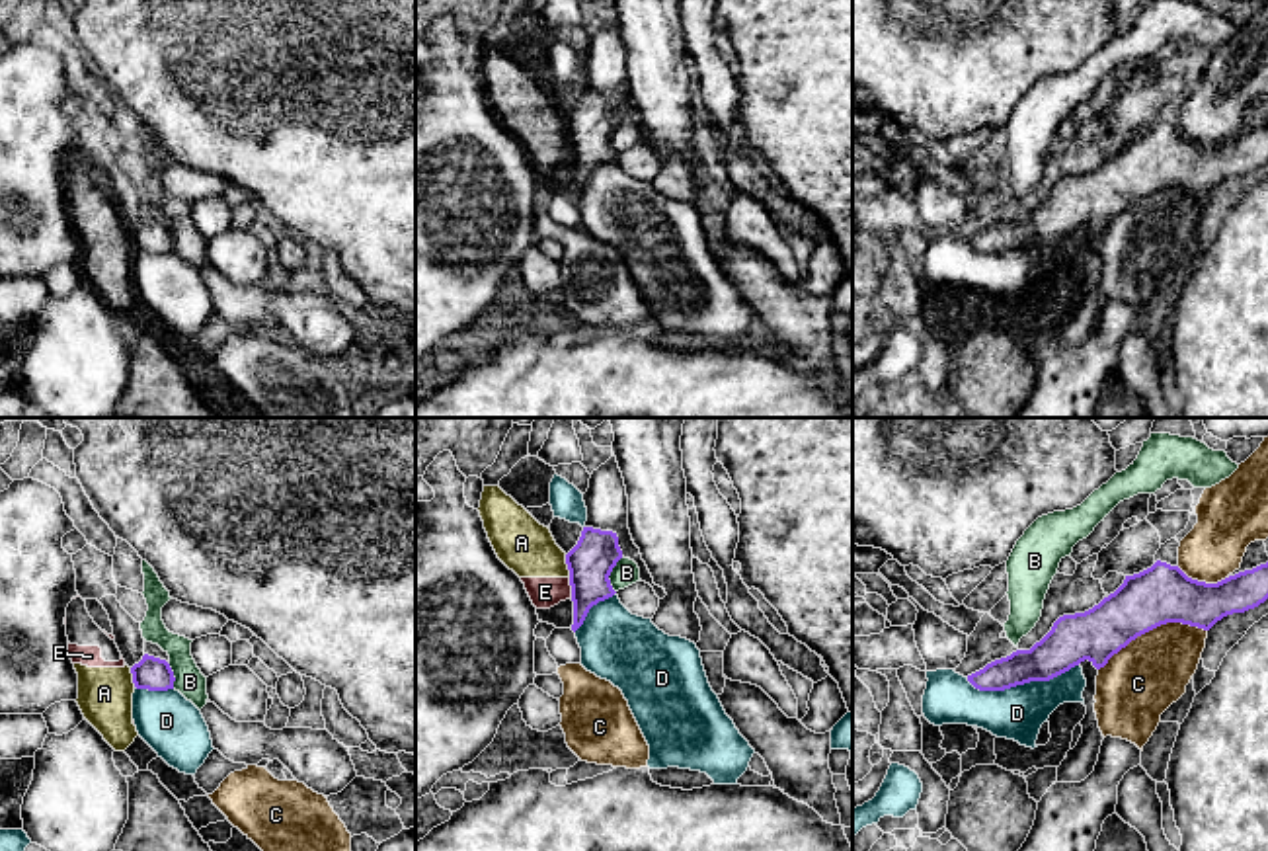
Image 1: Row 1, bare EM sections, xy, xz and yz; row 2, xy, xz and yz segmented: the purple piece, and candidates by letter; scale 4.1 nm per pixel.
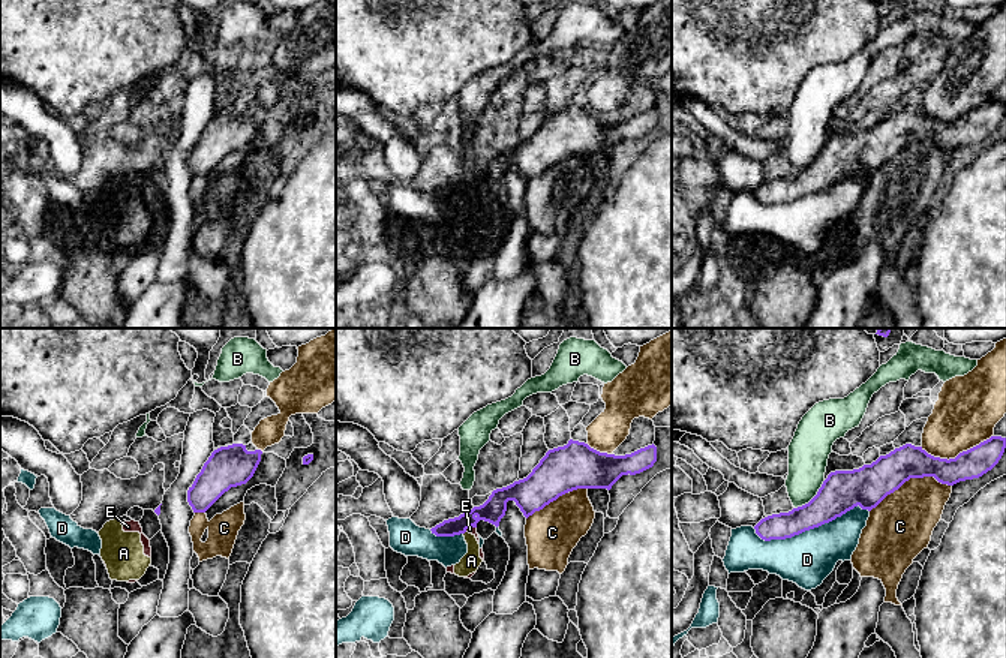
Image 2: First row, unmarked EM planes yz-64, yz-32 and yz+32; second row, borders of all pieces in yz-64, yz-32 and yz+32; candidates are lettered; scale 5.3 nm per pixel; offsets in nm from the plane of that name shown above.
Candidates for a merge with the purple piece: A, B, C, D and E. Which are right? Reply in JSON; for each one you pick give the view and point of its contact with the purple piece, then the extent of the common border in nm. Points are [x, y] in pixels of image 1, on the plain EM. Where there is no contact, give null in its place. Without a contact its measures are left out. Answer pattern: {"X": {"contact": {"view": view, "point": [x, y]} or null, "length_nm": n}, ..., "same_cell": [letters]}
{"same_cell": []}

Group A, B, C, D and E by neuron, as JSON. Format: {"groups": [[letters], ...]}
{"groups": [["A", "E"], ["B"], ["C"], ["D"]]}

